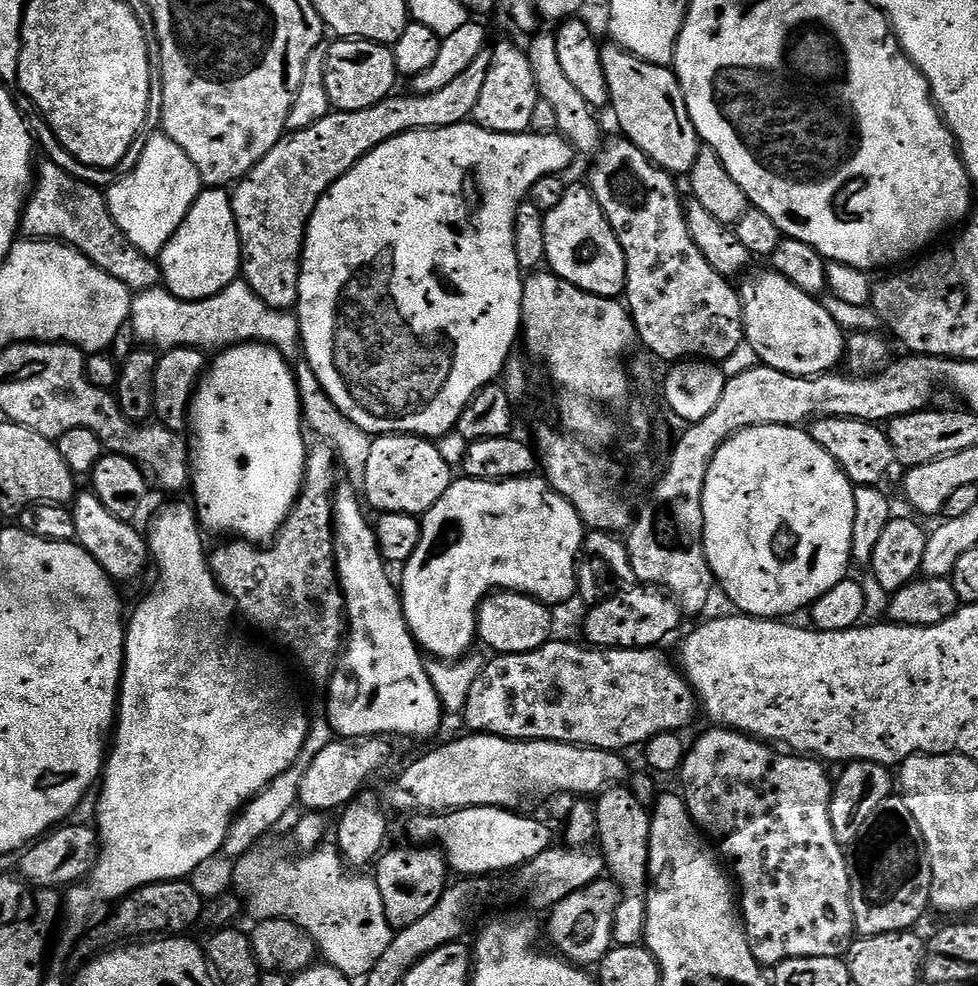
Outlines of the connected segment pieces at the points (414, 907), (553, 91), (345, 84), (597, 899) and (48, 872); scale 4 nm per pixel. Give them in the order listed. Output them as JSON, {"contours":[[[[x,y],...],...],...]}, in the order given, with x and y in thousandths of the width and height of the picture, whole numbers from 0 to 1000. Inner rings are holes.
{"contours":[[[[398,859],[382,876],[382,891],[387,899],[387,907],[391,907],[395,935],[399,935],[403,943],[423,939],[423,935],[428,935],[436,927],[440,927],[440,923],[448,919],[448,911],[452,911],[454,902],[460,896],[458,874],[449,859],[417,859],[421,860]]],[[[567,35],[548,37],[544,41],[544,49],[539,50],[540,62],[546,71],[546,83],[548,90],[552,92],[552,99],[562,103],[562,109],[566,112],[566,117],[571,120],[569,134],[576,138],[590,155],[602,154],[608,156],[616,149],[613,142],[613,126],[609,123],[610,115],[605,106],[591,95],[591,90],[579,79],[575,72],[575,67],[571,67],[571,47]],[[609,117],[609,118],[608,118]]],[[[344,39],[335,45],[333,55],[333,95],[345,114],[374,112],[402,96],[407,82],[401,49],[380,41]]],[[[622,890],[608,892],[603,899],[583,907],[583,911],[575,911],[575,915],[559,926],[563,960],[590,980],[612,979],[615,972],[628,959],[628,931],[633,918],[634,903]]],[[[66,835],[64,838],[58,839],[52,846],[30,856],[24,867],[19,869],[19,871],[21,870],[19,887],[30,898],[37,897],[38,902],[65,903],[73,898],[81,897],[83,892],[93,886],[99,870],[102,869],[102,845],[93,835],[74,835]]]]}

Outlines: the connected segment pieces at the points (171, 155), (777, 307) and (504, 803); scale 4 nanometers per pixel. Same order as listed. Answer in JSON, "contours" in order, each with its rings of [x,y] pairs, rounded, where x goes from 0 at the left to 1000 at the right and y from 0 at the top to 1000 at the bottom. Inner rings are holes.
{"contours":[[[[155,136],[139,167],[116,187],[109,188],[108,198],[110,212],[121,233],[133,241],[133,245],[137,245],[145,258],[160,262],[170,245],[174,245],[178,233],[186,229],[186,221],[190,221],[206,194],[204,177],[190,152],[186,152],[186,148],[172,138]]],[[[782,274],[778,280],[769,280],[761,289],[756,289],[757,309],[759,310],[759,327],[761,328],[761,344],[764,352],[769,352],[769,357],[774,361],[776,368],[782,373],[790,373],[791,375],[800,375],[800,379],[808,379],[809,381],[840,381],[852,376],[851,373],[855,368],[862,366],[865,361],[865,338],[863,334],[857,331],[857,327],[853,327],[853,323],[849,323],[849,318],[843,313],[842,307],[835,301],[824,298],[820,294],[816,294],[816,290],[812,290],[812,286],[804,286],[804,282],[800,282],[800,278]]],[[[474,744],[471,751],[458,751],[435,767],[426,769],[409,783],[405,795],[397,799],[396,818],[416,826],[453,826],[473,819],[531,820],[535,811],[543,807],[560,807],[563,803],[586,803],[589,809],[605,809],[610,805],[641,792],[644,778],[634,763],[621,763],[615,759],[598,759],[596,755],[576,755],[565,751],[518,751],[512,746]]]]}

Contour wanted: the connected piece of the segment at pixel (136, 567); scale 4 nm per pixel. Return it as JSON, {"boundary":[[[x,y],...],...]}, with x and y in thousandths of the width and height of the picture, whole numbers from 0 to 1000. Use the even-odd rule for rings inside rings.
{"boundary":[[[93,497],[83,498],[73,512],[78,539],[77,551],[87,556],[104,574],[104,578],[116,590],[125,592],[131,588],[139,588],[150,576],[153,576],[151,550],[146,539],[138,534],[138,530],[121,525],[104,513],[104,505],[100,505]]]}

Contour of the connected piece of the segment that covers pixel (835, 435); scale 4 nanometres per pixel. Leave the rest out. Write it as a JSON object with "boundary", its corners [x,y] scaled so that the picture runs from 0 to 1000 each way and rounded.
{"boundary":[[[835,422],[829,427],[828,441],[853,469],[867,482],[872,492],[901,490],[900,486],[916,471],[914,452],[910,452],[907,437],[899,429],[864,422]]]}

